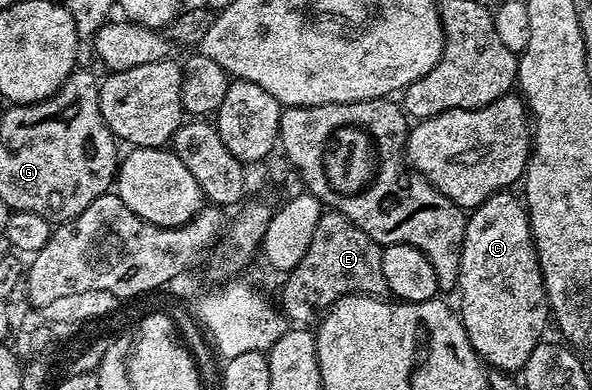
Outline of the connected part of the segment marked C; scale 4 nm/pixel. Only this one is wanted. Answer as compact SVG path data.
M512 192L492 194L467 215L458 283L458 313L470 344L481 363L505 372L523 371L530 352L545 337L550 315L528 211L516 198Z

